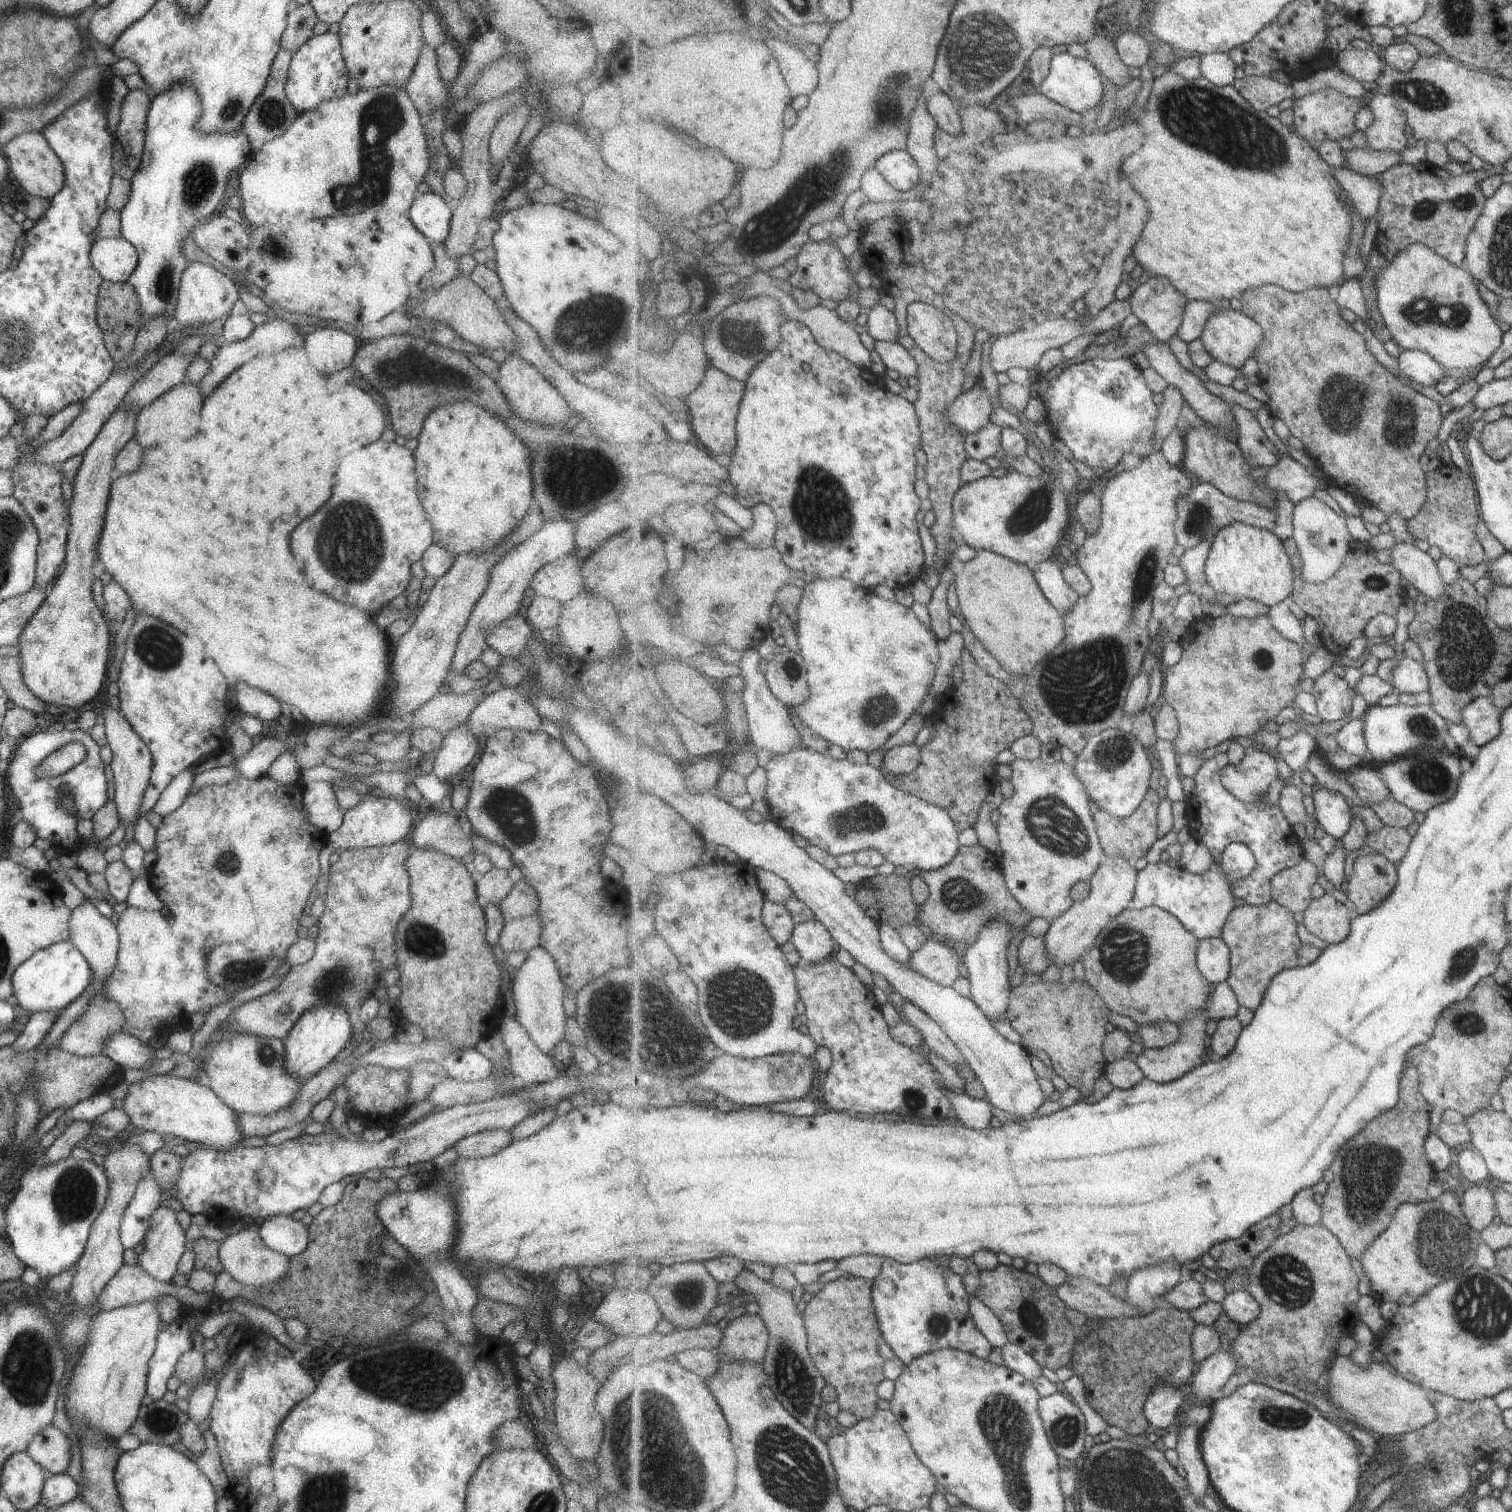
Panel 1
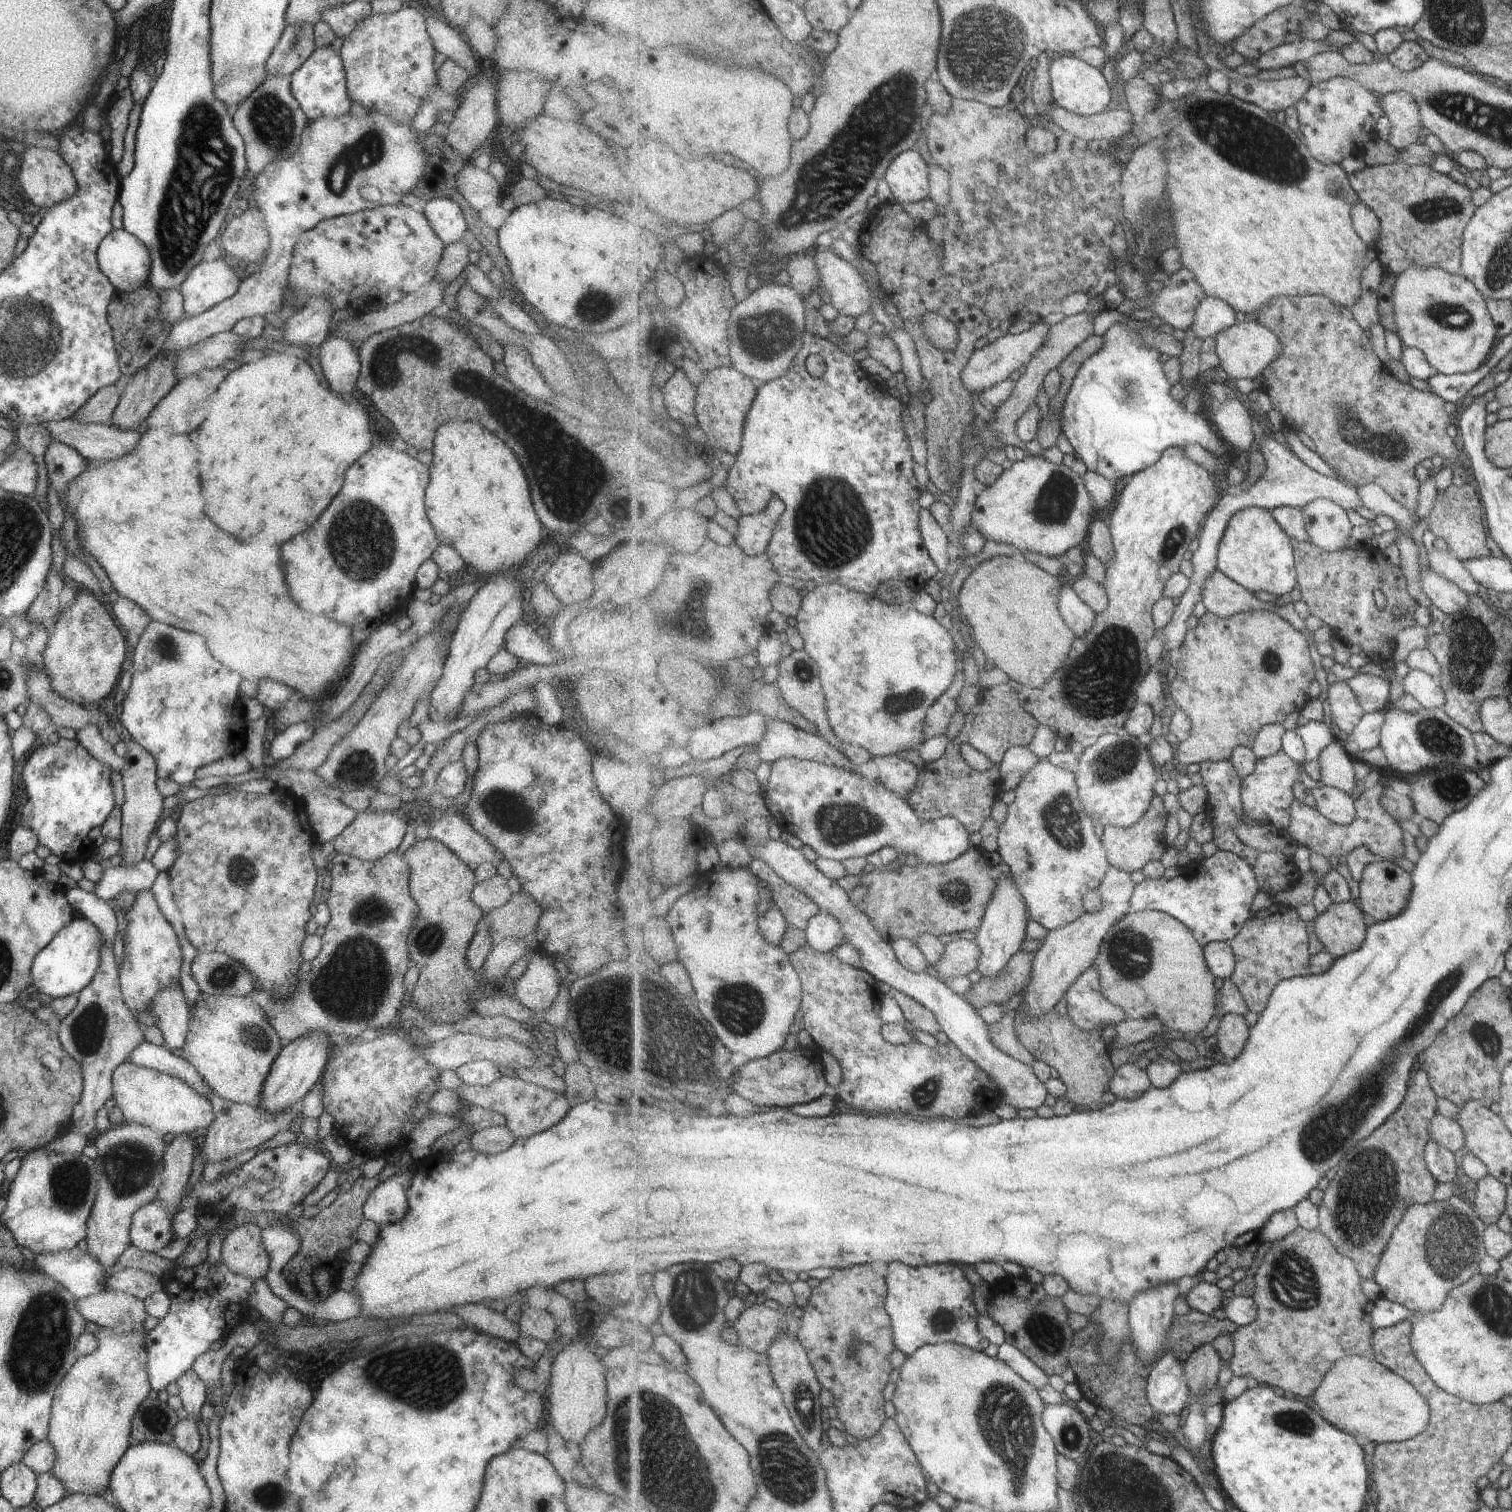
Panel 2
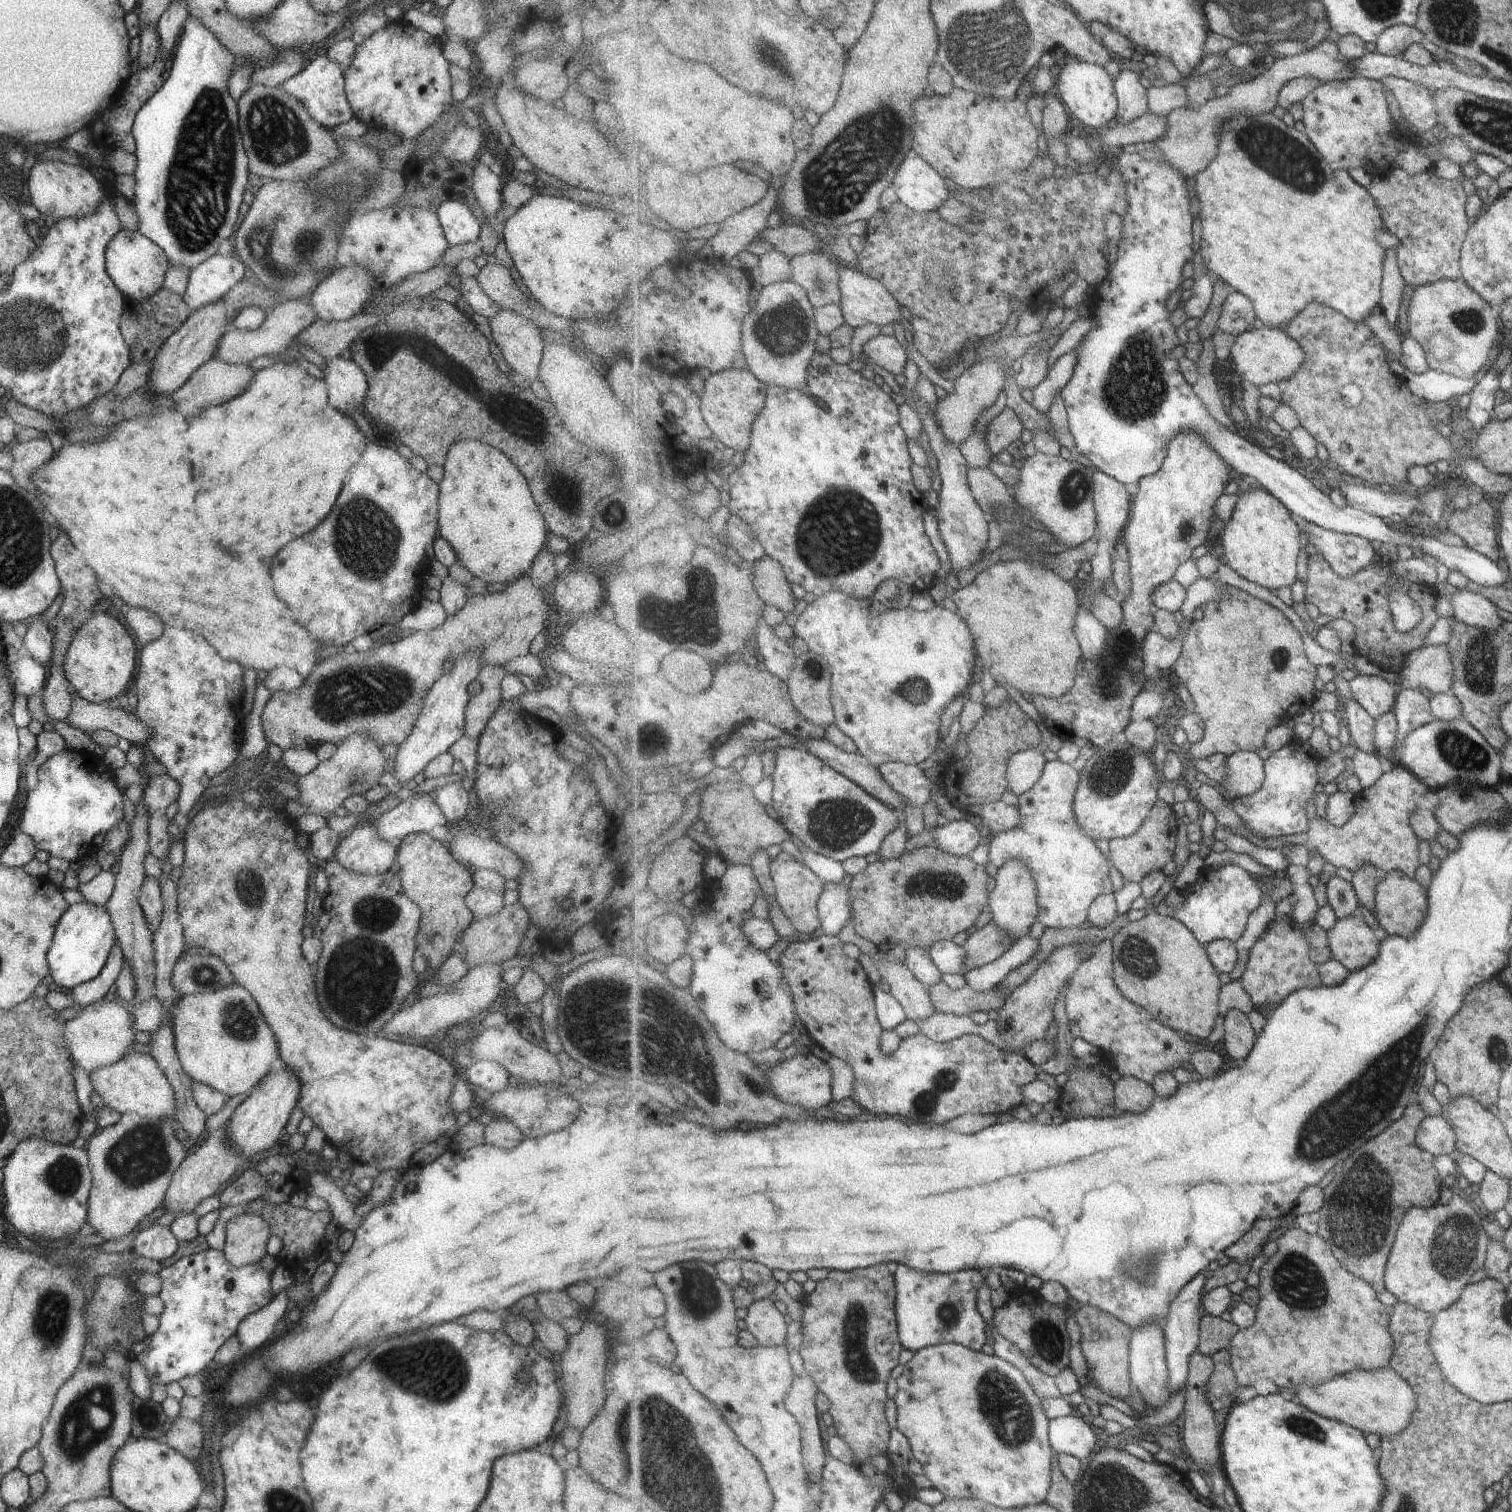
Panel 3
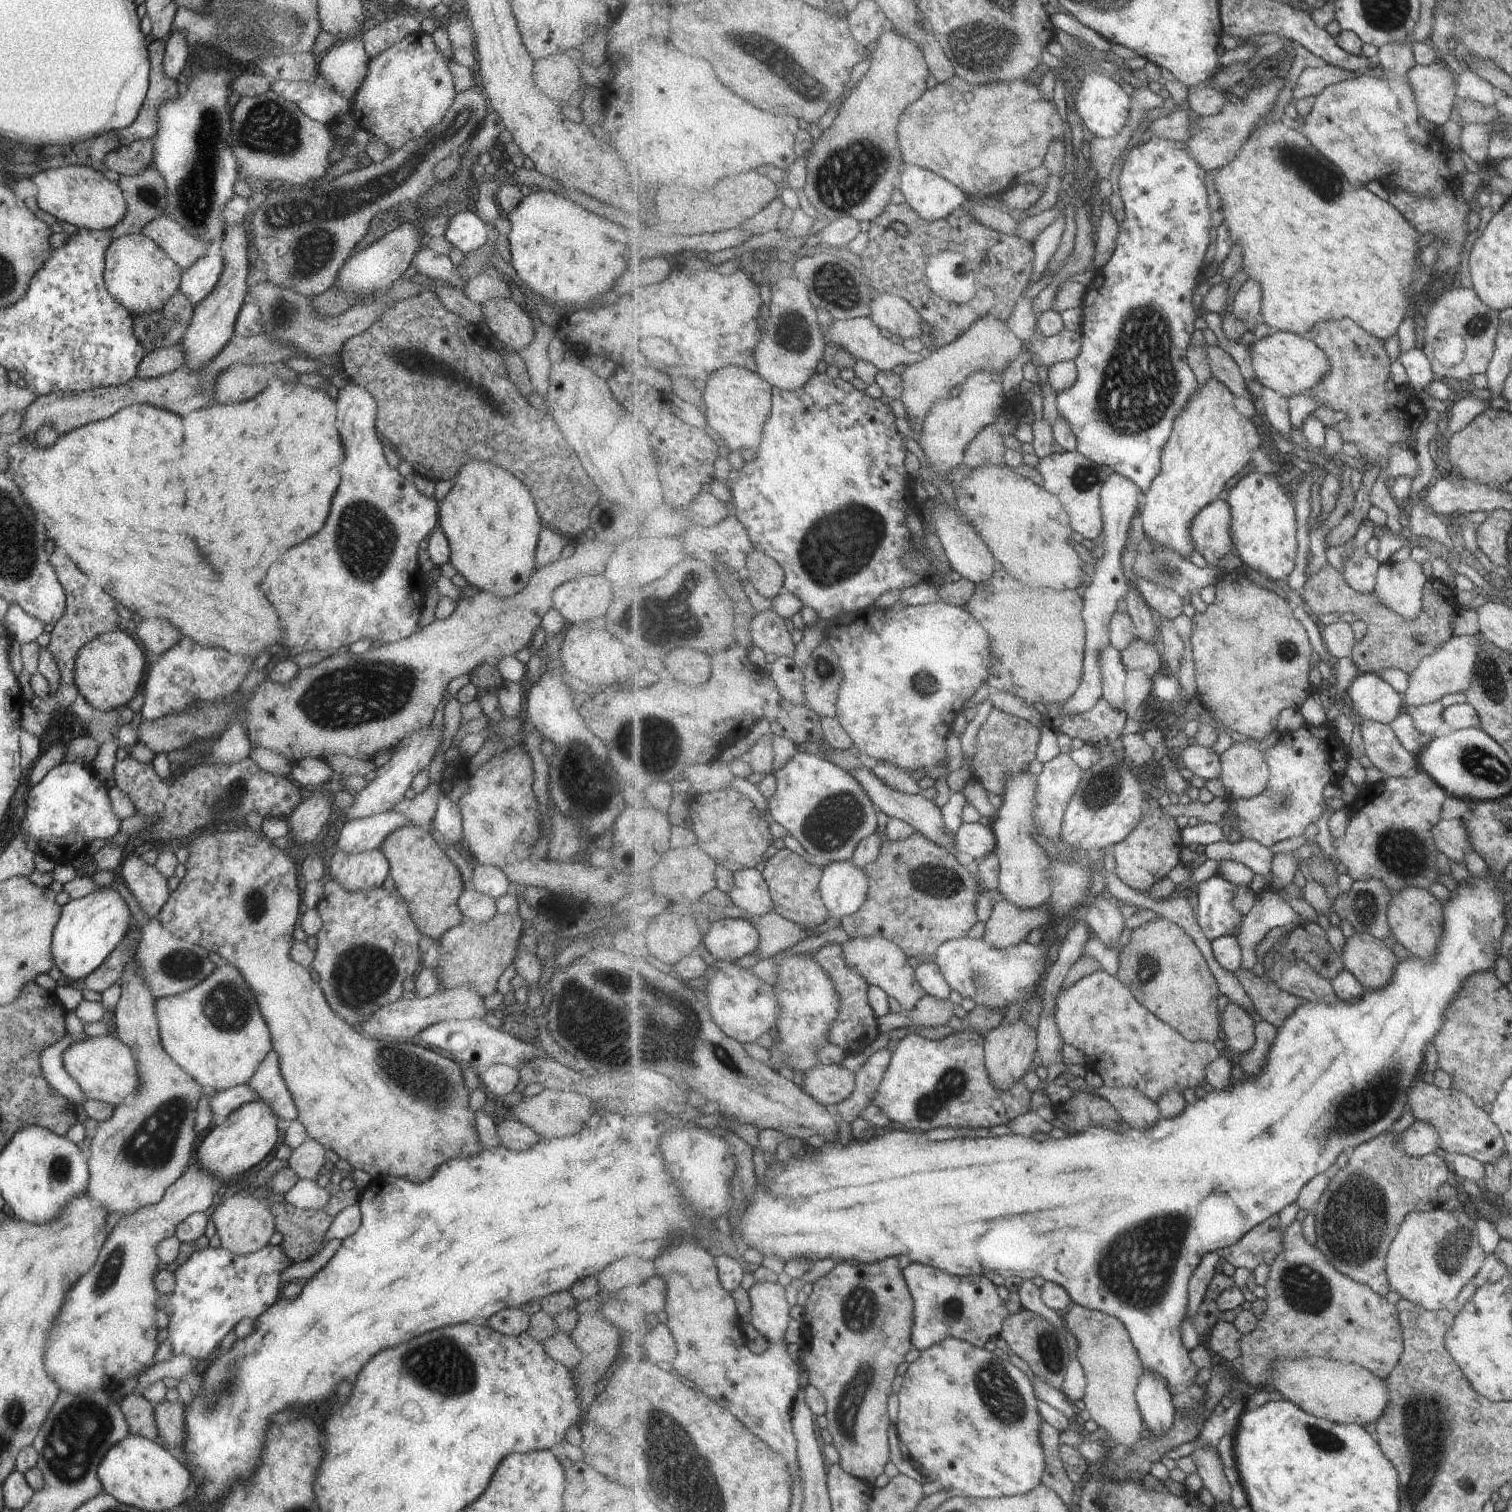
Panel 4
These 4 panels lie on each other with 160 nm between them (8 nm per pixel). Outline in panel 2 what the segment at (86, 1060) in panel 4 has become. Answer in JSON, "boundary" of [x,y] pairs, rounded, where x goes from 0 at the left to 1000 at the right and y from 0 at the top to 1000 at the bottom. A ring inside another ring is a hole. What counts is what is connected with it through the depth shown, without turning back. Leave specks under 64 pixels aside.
{"boundary":[[[80,702],[73,710],[74,727],[80,734],[83,742],[97,745],[105,751],[125,750],[129,747],[137,747],[142,737],[138,728],[132,725],[125,717],[122,717],[108,710],[92,706],[87,702]]]}

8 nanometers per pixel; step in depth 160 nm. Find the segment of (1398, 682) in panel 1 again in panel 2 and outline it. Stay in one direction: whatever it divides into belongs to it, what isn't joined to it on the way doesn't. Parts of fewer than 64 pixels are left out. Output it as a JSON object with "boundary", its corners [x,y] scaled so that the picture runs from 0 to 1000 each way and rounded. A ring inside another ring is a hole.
{"boundary":[[[933,443],[928,449],[929,457],[933,459],[940,466],[940,468],[954,468],[954,458],[946,447],[940,443]]]}

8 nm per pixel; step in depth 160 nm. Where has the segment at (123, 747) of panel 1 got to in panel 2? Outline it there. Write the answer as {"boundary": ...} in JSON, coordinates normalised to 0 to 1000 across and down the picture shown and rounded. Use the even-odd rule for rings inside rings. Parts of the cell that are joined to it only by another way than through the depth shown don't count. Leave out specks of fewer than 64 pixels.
{"boundary":[[[81,486],[83,492],[81,507],[79,509],[81,519],[81,532],[79,534],[79,565],[80,573],[93,570],[96,565],[97,559],[99,552],[103,549],[103,544],[107,537],[107,527],[103,520],[103,507],[99,497],[86,487]]]}

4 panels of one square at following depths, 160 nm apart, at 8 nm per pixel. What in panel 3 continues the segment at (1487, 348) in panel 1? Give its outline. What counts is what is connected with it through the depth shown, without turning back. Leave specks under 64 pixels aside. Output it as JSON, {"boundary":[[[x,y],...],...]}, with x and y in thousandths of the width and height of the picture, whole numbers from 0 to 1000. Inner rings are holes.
{"boundary":[[[966,184],[954,185],[936,190],[932,208],[932,222],[940,229],[944,243],[951,247],[966,251],[974,250],[984,242],[986,230],[992,225],[989,205]]]}

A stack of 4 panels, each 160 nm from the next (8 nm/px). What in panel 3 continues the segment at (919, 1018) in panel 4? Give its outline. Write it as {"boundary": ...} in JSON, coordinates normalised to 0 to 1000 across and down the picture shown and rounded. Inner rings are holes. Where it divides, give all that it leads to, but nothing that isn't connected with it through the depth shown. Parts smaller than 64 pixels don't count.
{"boundary":[[[623,649],[619,653],[613,653],[618,670],[641,673],[646,668],[661,668],[665,663],[662,653],[658,653],[653,657],[644,655],[640,651],[631,655],[626,650]]]}

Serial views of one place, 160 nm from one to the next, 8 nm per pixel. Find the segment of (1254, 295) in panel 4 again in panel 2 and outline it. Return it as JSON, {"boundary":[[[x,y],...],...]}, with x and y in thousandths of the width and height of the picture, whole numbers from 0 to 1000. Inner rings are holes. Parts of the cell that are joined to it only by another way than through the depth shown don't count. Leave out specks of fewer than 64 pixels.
{"boundary":[[[799,196],[793,200],[788,218],[790,220],[790,222],[797,225],[817,216],[818,213],[818,206],[812,200]]]}

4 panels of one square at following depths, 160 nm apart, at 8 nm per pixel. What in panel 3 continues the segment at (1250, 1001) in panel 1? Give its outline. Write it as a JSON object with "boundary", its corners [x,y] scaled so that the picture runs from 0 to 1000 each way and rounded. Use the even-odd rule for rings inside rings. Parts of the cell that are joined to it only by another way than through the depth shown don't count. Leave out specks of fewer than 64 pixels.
{"boundary":[[[853,606],[848,610],[841,610],[827,628],[821,646],[822,652],[831,667],[848,663],[852,659],[862,653],[876,652],[872,640],[866,633],[866,624],[861,617],[860,611]]]}

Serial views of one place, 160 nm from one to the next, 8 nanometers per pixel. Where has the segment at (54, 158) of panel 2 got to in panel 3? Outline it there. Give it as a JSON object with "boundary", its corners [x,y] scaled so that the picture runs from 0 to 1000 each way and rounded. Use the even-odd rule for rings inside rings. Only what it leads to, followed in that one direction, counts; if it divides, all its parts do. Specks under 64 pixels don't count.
{"boundary":[[[24,106],[20,111],[18,123],[21,130],[20,135],[26,142],[34,143],[36,146],[44,144],[54,144],[62,142],[69,130],[71,130],[70,123],[61,116],[60,112],[34,106]]]}

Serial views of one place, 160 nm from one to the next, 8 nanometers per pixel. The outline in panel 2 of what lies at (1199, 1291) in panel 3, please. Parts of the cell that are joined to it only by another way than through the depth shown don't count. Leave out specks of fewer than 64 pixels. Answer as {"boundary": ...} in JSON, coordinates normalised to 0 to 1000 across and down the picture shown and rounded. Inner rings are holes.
{"boundary":[[[773,893],[763,903],[758,922],[765,937],[778,937],[785,928],[788,927],[787,919],[784,914],[783,903],[780,901],[781,899],[777,897],[777,894]]]}

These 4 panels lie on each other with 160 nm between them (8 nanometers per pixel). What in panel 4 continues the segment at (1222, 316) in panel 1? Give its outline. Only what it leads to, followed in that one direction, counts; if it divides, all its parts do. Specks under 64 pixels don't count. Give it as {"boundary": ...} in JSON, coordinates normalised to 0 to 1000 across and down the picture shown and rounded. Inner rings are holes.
{"boundary":[[[845,219],[843,222],[827,228],[829,242],[831,249],[837,256],[849,261],[851,264],[856,261],[865,261],[881,245],[879,235],[871,227],[863,222],[851,219]]]}

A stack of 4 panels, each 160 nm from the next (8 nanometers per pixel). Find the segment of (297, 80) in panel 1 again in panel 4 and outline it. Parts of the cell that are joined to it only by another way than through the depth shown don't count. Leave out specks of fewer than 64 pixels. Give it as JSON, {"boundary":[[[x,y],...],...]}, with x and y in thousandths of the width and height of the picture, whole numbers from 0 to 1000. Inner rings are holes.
{"boundary":[[[211,48],[206,54],[180,52],[179,60],[187,66],[194,68],[206,79],[216,84],[224,81],[224,78],[231,73],[231,67],[222,62]]]}

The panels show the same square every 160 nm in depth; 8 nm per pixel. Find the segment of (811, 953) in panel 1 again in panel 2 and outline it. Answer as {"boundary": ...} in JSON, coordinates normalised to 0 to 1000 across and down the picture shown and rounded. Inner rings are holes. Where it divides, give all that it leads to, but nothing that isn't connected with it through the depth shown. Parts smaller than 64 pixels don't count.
{"boundary":[[[543,603],[540,604],[531,617],[533,625],[543,631],[548,631],[555,626],[562,624],[556,610],[548,603]]]}

